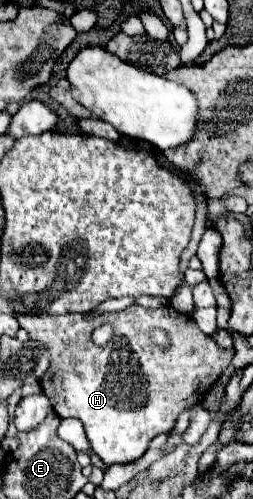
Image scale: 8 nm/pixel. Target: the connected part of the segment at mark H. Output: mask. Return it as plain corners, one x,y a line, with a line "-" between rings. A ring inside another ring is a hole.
130,306
122,312
104,314
16,314
16,320
20,322
20,328
28,332
30,340
38,340
50,352
50,368
40,378
40,386
54,412
58,416
72,416
82,422
92,450
106,466
138,460
154,436
172,430
178,414
192,408
206,396
210,386
220,378
234,358
234,348
220,348
210,336
198,330
192,318
176,312
172,306
160,306
156,310
-
102,324
112,324
114,336
104,346
98,346
92,342
92,332
-
152,330
164,330
170,336
170,344
166,348
154,344
150,338

